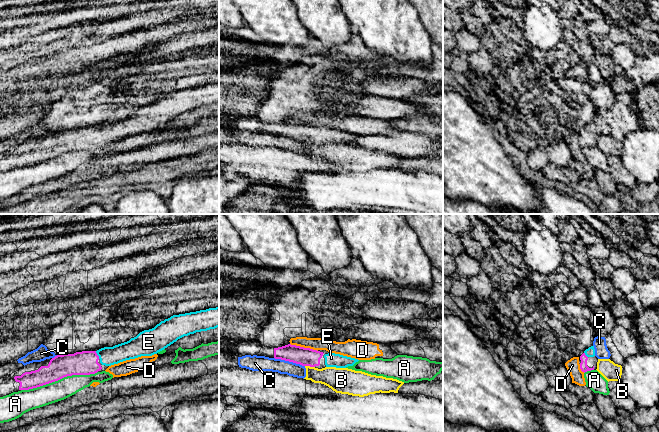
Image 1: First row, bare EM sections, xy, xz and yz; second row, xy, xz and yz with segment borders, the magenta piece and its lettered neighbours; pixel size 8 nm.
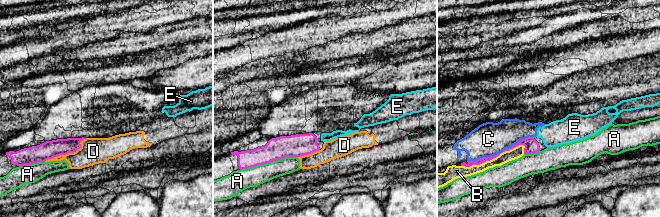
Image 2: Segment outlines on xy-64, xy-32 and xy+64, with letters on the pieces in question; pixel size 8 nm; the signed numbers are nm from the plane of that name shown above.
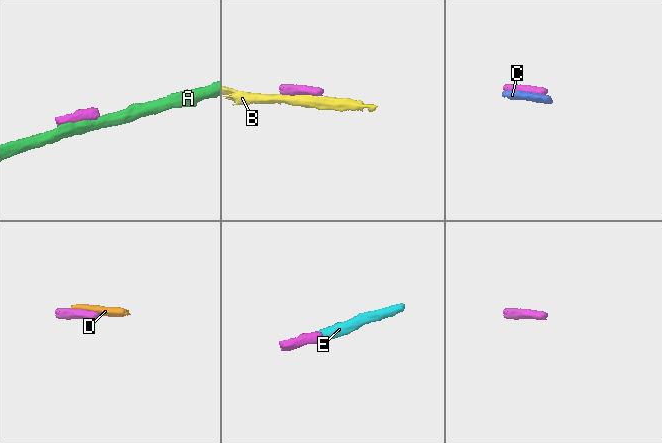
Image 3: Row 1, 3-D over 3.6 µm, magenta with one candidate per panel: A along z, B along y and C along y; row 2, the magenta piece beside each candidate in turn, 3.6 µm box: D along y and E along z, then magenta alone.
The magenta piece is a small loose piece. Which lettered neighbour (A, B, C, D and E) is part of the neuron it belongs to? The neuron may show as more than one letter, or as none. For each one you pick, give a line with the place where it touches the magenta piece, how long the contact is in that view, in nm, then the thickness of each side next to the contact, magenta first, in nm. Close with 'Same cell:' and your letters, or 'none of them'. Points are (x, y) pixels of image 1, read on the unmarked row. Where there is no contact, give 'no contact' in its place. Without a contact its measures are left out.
E: contact xy (97, 131); length 70 nm; calibres 190 and 150 nm
Same cell: E

